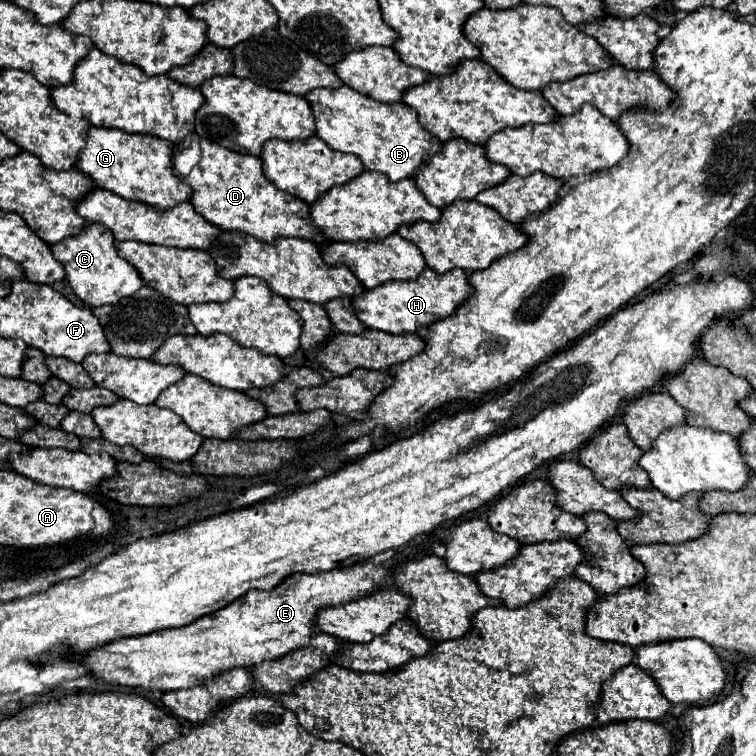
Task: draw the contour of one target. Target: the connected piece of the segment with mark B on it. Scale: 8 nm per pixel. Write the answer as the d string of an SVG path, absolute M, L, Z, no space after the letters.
M340 86L336 90L316 88L304 98L312 104L316 136L320 140L324 140L332 150L358 156L366 170L382 172L392 182L412 178L422 162L434 156L442 146L438 138L420 126L416 112L402 102L376 102L370 96L352 90L350 86Z

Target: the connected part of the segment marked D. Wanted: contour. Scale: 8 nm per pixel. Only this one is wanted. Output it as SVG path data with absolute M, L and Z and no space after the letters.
M200 140L202 158L184 182L192 188L190 204L210 224L224 230L238 230L264 242L274 242L280 236L306 238L318 246L328 240L312 226L308 204L288 192L278 190L262 172L262 160L250 154L230 152L210 140Z

